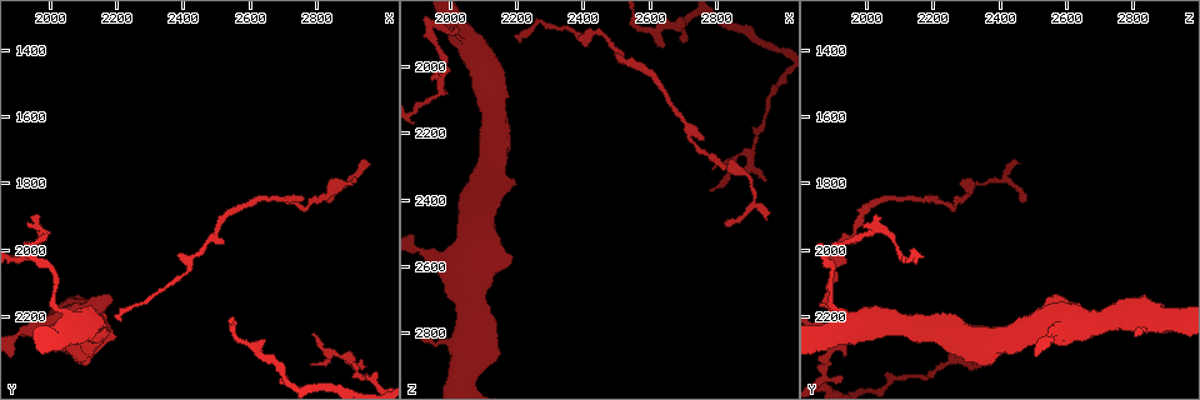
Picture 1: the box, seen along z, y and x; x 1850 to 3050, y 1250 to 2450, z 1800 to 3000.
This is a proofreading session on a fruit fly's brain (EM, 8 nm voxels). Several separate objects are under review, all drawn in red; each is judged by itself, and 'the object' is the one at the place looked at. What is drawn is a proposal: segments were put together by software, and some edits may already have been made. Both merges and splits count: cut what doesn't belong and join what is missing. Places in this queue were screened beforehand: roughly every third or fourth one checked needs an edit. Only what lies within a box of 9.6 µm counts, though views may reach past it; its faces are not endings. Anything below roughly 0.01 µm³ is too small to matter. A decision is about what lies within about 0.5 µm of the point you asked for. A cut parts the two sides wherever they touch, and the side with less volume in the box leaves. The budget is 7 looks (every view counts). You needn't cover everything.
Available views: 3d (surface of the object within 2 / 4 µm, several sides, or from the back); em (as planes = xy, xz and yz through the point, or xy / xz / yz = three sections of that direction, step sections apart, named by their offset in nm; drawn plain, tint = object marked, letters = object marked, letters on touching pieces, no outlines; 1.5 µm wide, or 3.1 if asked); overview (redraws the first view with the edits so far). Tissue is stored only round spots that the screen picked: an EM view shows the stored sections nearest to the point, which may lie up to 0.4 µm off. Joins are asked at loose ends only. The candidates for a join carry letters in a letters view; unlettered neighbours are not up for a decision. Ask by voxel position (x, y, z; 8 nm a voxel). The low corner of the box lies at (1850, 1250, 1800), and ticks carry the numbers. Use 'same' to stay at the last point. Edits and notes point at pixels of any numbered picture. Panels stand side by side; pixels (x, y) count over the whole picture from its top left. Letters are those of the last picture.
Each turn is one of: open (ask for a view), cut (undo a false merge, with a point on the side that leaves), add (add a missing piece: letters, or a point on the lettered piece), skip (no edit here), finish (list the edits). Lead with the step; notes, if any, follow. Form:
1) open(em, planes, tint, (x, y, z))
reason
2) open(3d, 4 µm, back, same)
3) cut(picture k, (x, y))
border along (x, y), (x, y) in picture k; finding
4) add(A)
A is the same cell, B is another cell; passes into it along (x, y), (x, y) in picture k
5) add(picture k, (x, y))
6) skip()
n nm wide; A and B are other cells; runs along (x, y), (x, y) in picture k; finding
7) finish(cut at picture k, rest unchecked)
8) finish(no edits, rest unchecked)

open(3d, 2 µm, (1950, 2010, 1890))
abrupt turn

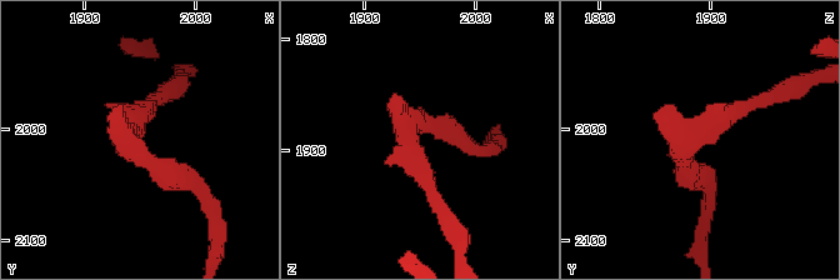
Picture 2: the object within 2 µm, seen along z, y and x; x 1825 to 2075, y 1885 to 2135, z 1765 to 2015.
open(em, planes, tint, (1942, 2008, 1888))

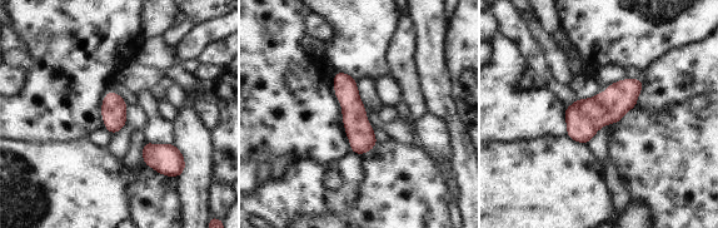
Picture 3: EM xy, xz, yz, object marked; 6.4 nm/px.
open(em, planes, letters, same)
what lies round it

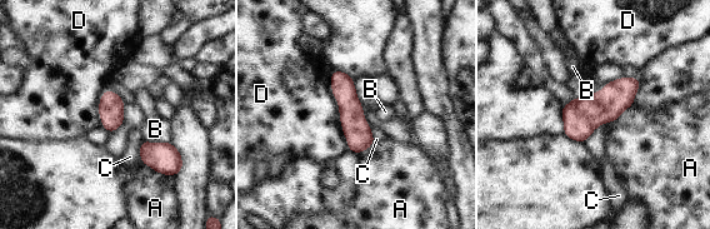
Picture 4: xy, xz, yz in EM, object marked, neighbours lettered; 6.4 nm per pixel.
skip()
D touches over 500 nm; A, B, C and D are other cells; all the same neuron

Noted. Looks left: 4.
open(em, planes, plain, (2700, 2380, 1930))
free end

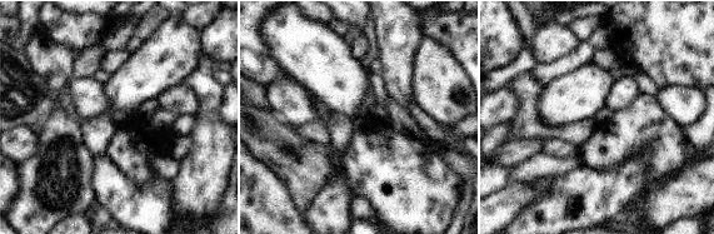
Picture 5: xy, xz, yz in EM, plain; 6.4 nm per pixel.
open(em, planes, letters, same)

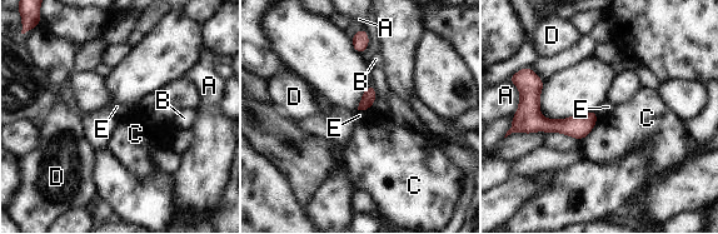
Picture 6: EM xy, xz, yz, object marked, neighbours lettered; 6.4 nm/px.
skip()
90 nm wide; A, B, C, D and E are other cells; runs along (525, 108), (546, 125), (594, 116) in picture 6; none of them fits

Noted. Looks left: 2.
open(em, yz, step 8, letters, (2960, 1740, 2450))
tapers out

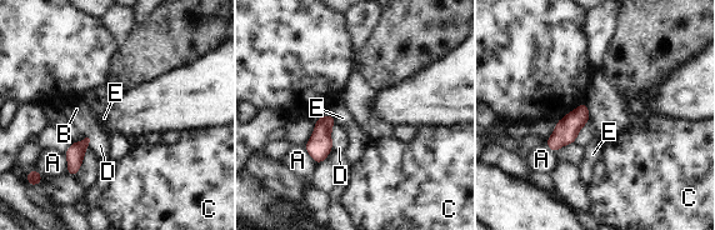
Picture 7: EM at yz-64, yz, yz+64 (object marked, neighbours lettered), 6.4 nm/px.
open(em, planes, letters, same)

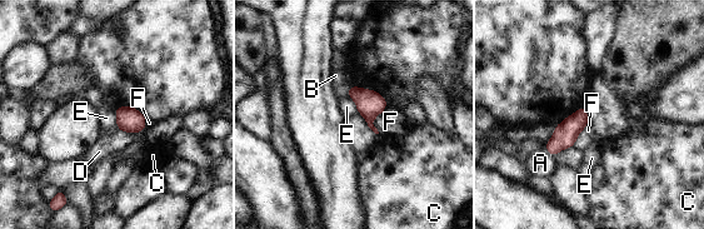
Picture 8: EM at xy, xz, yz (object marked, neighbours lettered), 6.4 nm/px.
skip()
A, B, C, D, E and F are other cells; border along (146, 120), (141, 132), (118, 128) in picture 8; none of them fits

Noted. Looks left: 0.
finish(no edits, rest unchecked)

